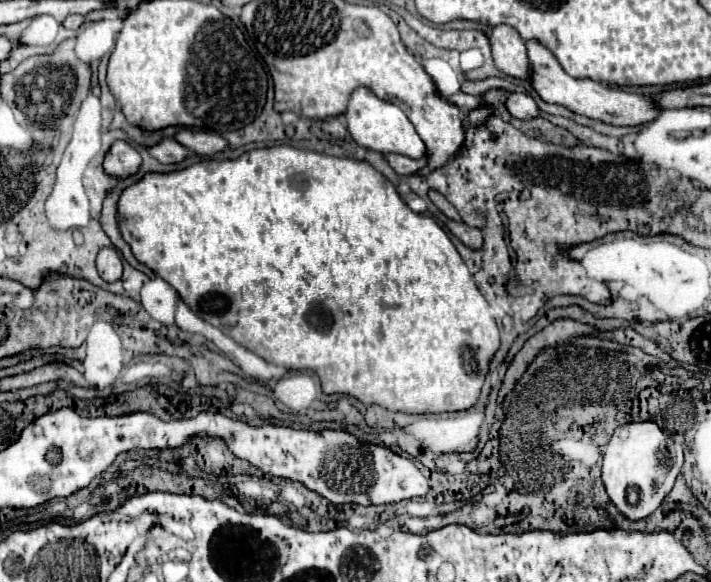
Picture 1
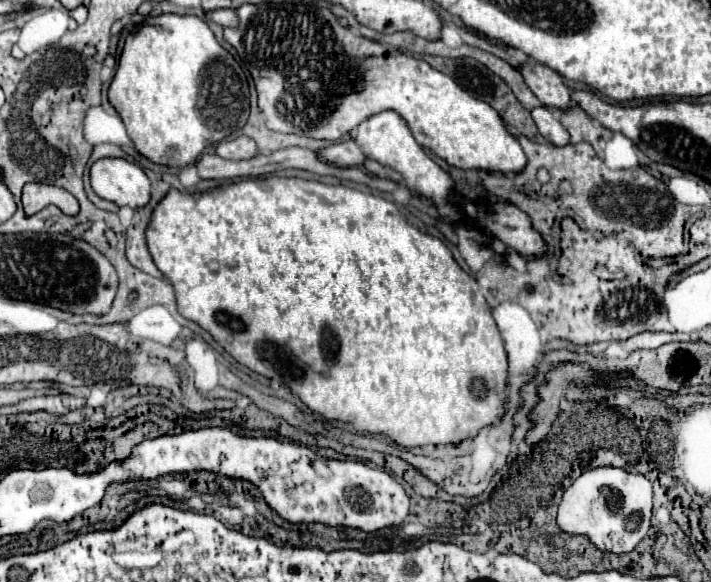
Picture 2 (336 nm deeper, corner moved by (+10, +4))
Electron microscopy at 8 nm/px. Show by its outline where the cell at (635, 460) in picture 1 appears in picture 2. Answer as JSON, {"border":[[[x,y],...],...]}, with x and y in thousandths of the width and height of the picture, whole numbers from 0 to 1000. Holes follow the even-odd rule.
{"border":[[[841,801],[835,808],[824,808],[805,835],[793,845],[790,863],[785,869],[785,904],[799,918],[821,918],[838,935],[847,948],[886,948],[895,935],[909,921],[917,890],[917,828],[906,814],[889,814],[864,801]]]}

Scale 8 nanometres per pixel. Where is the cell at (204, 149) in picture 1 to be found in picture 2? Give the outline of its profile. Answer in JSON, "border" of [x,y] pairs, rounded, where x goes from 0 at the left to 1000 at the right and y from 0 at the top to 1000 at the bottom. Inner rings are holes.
{"border":[[[338,234],[332,241],[315,241],[304,251],[304,265],[321,275],[349,275],[360,268],[360,261],[363,261],[360,244],[349,234]]]}

